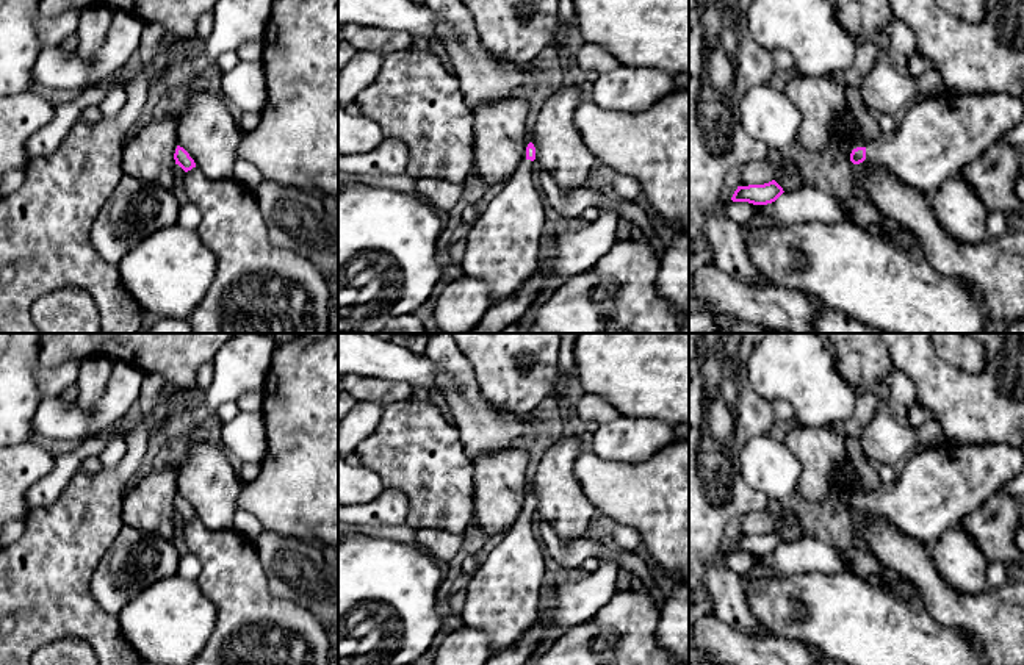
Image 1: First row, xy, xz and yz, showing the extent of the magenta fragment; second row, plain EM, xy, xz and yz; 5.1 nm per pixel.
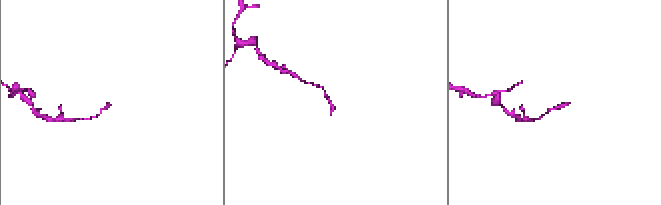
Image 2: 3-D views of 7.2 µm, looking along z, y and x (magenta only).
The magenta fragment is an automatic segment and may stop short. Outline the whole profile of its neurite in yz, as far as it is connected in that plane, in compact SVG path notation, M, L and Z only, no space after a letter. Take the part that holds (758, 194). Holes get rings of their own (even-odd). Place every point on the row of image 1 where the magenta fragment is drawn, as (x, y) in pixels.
M772 180L764 185L737 186L731 200L748 202L753 205L767 205L775 202L783 192L783 188L775 180Z

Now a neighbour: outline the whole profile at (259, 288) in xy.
M197 166L185 172L183 185L189 203L202 214L196 233L218 260L216 275L189 318L193 333L329 333L330 293L326 277L301 253L269 241L254 191L233 177L210 180Z

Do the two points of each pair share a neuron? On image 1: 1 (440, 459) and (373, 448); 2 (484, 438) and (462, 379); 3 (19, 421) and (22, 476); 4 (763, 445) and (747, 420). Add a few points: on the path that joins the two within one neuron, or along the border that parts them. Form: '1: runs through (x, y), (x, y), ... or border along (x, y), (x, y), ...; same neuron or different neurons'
1: runs through (423, 457), (417, 451), (390, 451); same neuron
2: runs through (479, 424), (468, 410), (465, 393); same neuron
3: border along (28, 440), (16, 446); different neurons
4: border along (768, 432), (744, 445), (741, 468); different neurons

